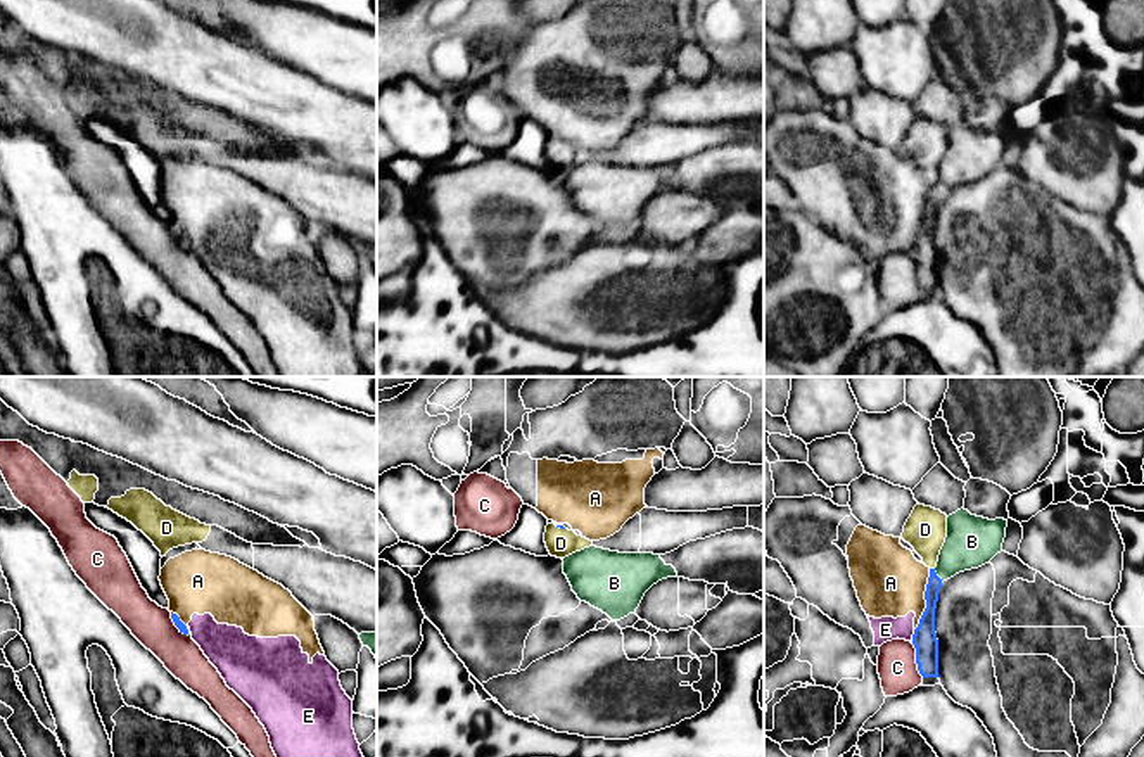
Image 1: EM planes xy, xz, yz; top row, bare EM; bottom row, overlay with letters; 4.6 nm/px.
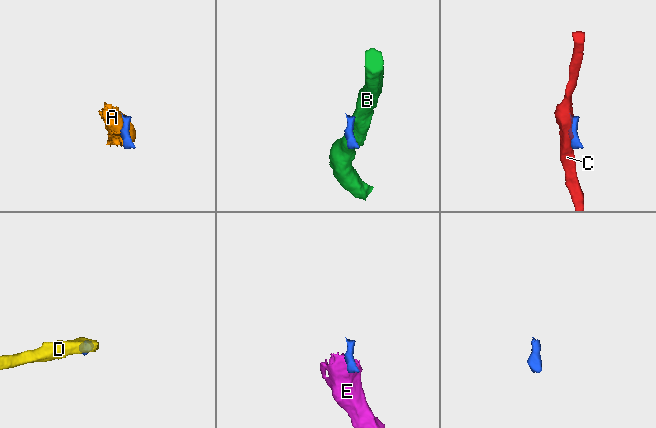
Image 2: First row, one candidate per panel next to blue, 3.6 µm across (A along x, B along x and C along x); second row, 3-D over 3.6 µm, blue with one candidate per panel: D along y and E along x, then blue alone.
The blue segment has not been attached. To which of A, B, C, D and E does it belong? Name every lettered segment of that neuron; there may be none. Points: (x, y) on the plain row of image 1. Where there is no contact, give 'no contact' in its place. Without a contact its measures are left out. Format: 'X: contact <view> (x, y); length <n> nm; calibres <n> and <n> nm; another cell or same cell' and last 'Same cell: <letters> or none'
A: contact yz (925, 211); length 300 nm; calibres 120 and 320 nm; another cell
B: contact yz (937, 189); length 80 nm; calibres 80 and 240 nm; another cell
C: contact yz (916, 273); length 170 nm; calibres 120 and 180 nm; another cell
D: contact yz (932, 182); length 30 nm; calibres 80 and 190 nm; same cell
E: contact yz (913, 249); length 70 nm; calibres 120 and 110 nm; another cell
Same cell: D

